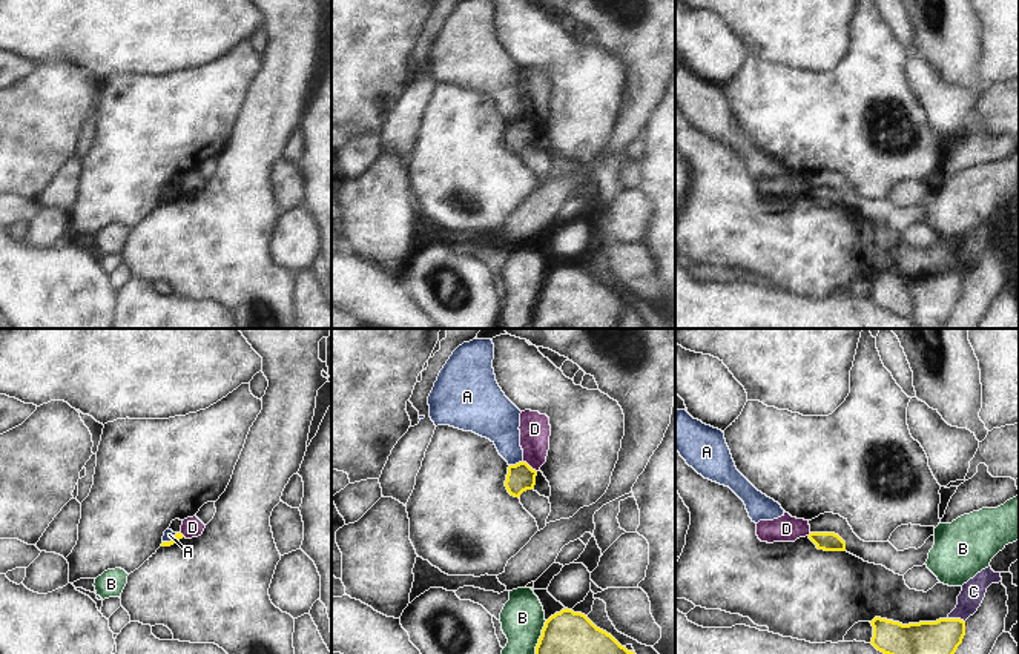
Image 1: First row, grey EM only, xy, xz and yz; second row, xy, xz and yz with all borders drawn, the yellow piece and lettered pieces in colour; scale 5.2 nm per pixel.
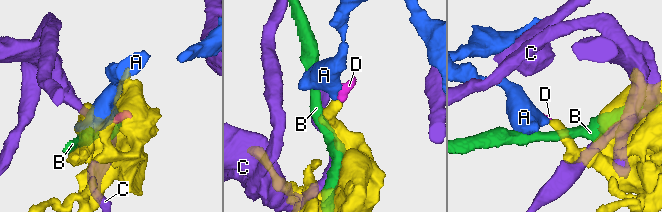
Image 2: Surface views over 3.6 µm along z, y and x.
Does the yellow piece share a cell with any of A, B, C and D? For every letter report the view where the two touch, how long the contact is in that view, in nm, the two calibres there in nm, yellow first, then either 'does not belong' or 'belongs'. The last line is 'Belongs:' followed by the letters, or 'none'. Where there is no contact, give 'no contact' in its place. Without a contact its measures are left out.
A: contact in xz; length 80 nm; calibres 140 and 220 nm; does not belong
B: contact in xz; length 190 nm; calibres 220 and 220 nm; does not belong
C: contact in yz; length 90 nm; calibres 180 and 120 nm; does not belong
D: contact in xz; length 90 nm; calibres 140 and 160 nm; does not belong
Belongs: none

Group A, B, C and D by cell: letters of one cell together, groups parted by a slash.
A / B / C / D

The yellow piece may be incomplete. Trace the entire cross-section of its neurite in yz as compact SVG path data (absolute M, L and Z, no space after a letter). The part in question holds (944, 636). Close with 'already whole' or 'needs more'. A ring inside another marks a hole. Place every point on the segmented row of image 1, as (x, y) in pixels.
M875 617L872 645L884 654L955 654L965 636L961 619L902 625Z | already whole

